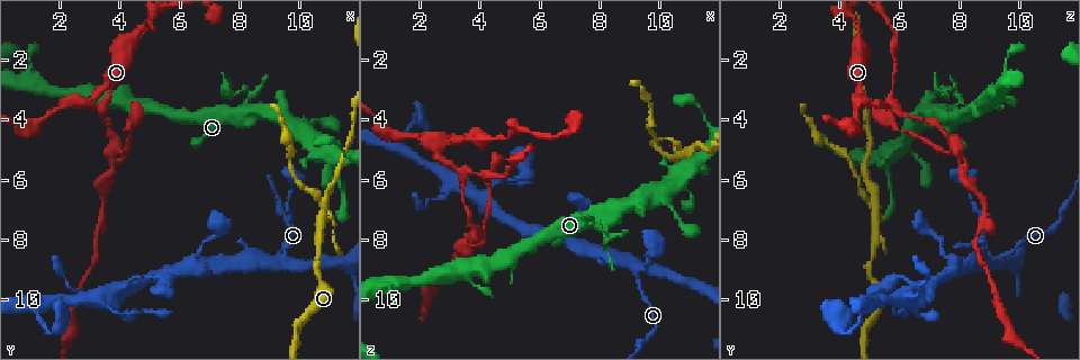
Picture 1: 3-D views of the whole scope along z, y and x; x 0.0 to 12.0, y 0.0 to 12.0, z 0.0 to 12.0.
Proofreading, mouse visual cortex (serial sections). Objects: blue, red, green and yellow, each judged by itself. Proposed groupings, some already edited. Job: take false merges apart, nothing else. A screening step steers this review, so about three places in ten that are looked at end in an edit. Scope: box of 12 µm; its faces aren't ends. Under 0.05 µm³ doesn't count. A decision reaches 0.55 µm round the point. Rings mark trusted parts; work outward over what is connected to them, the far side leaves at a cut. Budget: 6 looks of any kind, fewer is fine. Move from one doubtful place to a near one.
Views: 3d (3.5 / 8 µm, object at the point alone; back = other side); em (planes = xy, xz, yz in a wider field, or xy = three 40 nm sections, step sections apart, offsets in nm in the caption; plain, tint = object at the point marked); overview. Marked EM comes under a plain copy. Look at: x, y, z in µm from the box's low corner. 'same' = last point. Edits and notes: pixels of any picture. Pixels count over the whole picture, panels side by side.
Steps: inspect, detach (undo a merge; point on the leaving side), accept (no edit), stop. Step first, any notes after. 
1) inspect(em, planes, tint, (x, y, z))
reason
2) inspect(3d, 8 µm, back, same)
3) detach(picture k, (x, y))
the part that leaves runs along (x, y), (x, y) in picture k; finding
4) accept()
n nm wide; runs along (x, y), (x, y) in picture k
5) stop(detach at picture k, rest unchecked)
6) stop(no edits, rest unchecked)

inspect(3d, 8 µm, (3.3, 3.7, 5.8))
three arms meet

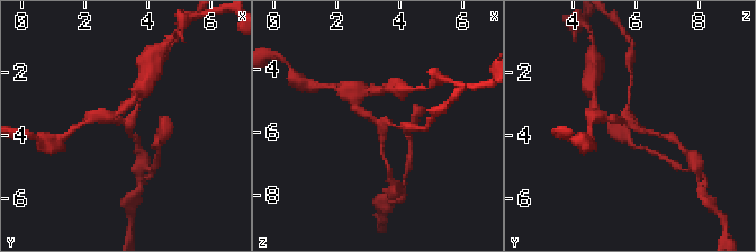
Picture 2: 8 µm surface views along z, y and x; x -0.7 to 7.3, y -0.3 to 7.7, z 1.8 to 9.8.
inspect(3d, 3.5 µm, (3.4, 3.7, 5.9))

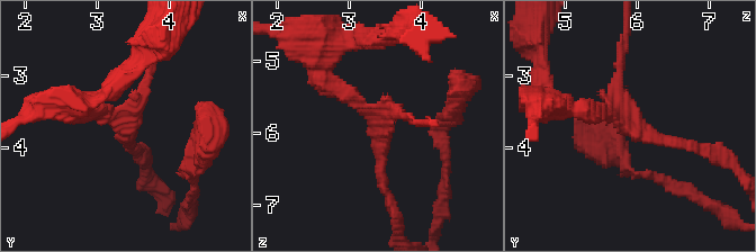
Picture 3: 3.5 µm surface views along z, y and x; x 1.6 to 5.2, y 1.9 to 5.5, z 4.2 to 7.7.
inspect(em, xy, step 5, tint, (3.40, 3.70, 5.80))
now the EM

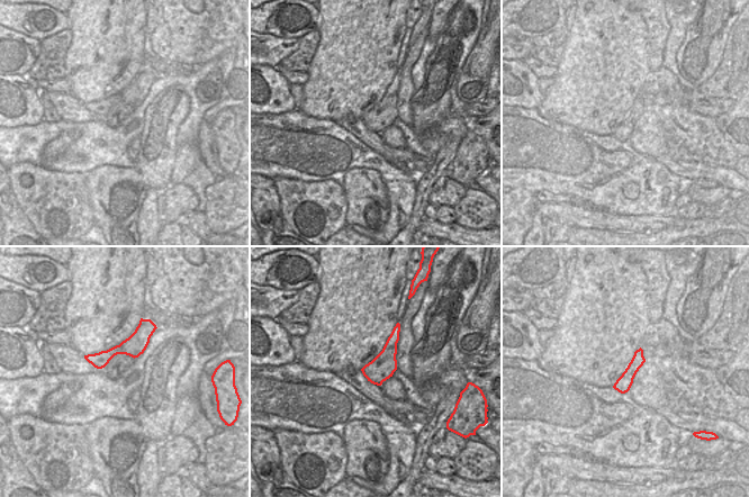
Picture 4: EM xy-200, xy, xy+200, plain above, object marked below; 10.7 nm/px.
accept()
arms of 150, 150, 250 nm; all the same cell

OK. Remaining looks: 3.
inspect(3d, 3.5 µm, (3.8, 4.9, 7.8))
three arms meet

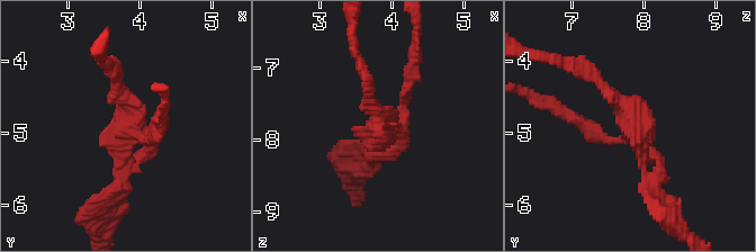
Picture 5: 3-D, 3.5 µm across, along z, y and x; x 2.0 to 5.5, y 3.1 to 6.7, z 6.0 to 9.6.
inspect(em, planes, tint, (3.80, 4.85, 7.90))
now the EM

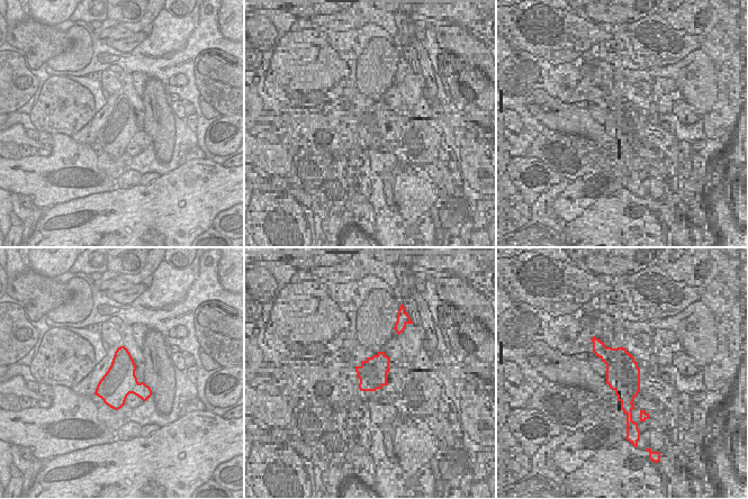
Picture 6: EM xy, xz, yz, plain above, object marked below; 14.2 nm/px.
inspect(em, xy, step 3, tint, same)

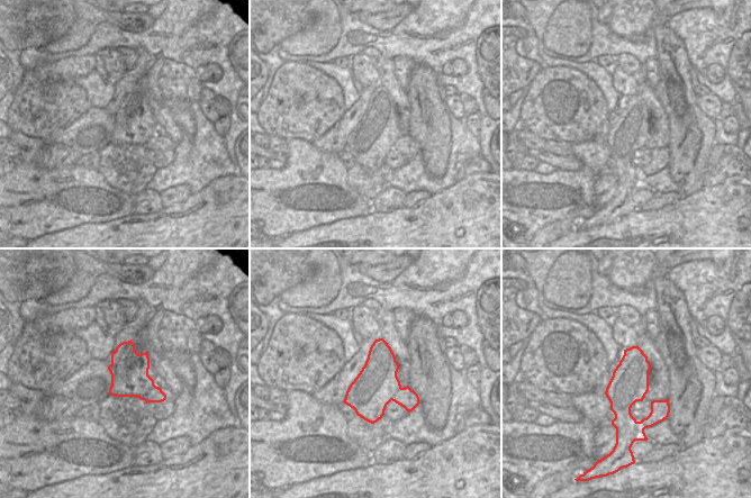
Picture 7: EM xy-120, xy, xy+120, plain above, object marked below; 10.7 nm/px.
accept()
runs along (585, 72), (631, 113), (651, 192) in picture 5; continuous, no second cell

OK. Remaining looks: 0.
stop(no edits, rest unchecked)

